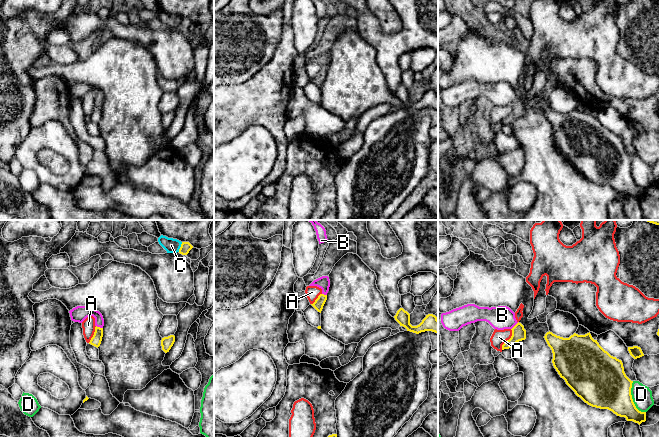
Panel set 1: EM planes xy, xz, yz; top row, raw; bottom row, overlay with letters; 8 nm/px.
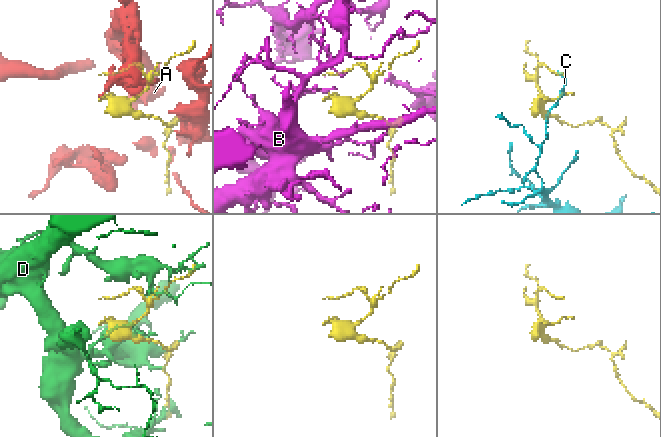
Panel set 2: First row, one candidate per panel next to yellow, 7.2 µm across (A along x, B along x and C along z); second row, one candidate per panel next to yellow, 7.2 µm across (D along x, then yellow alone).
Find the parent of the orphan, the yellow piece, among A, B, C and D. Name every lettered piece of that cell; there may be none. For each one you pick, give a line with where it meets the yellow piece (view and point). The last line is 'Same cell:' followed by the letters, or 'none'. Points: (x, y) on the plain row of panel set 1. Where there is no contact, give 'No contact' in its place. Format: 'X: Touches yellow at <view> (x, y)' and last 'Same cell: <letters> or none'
B: Touches yellow at yz (514, 102)
Same cell: B

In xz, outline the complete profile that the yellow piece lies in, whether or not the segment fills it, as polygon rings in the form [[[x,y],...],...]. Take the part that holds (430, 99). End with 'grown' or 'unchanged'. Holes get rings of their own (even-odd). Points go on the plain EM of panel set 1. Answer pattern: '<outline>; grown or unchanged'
[[[400,84],[396,91],[394,92],[395,96],[407,105],[407,107],[419,110],[425,107],[432,107],[438,110],[438,95],[433,90],[428,90],[422,96],[422,98],[417,102],[412,102],[410,100],[410,90],[405,87],[403,84]]]; unchanged

